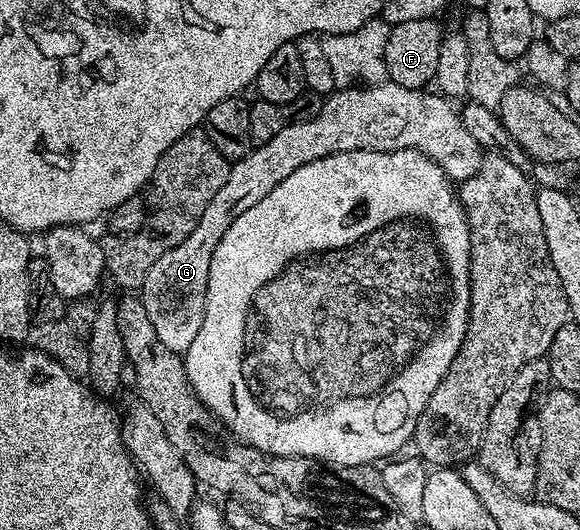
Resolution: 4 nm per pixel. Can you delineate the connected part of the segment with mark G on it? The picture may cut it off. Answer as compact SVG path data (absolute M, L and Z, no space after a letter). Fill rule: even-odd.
M390 81L382 82L379 86L360 85L358 88L339 88L335 93L328 94L322 99L317 113L309 118L298 122L290 122L273 140L252 148L244 158L238 159L232 165L225 185L217 191L217 196L209 200L205 213L201 220L197 220L197 228L177 244L177 248L169 248L153 268L149 268L149 276L145 276L145 284L141 291L141 297L145 304L145 312L149 312L149 320L153 323L153 332L157 332L157 340L165 344L173 352L186 355L189 344L197 337L197 331L201 329L201 320L205 316L205 300L209 288L209 264L213 264L213 252L217 252L217 244L221 244L221 236L229 232L229 224L237 220L257 204L257 200L265 200L285 176L293 176L297 168L305 164L313 164L313 160L321 160L325 156L333 156L341 152L353 152L354 150L372 150L373 152L393 152L394 150L419 150L425 156L429 156L439 167L446 172L452 183L461 184L473 176L477 176L483 168L485 157L484 147L479 145L478 140L465 128L460 111L454 110L452 103L444 95L432 92L430 89L410 90Z

